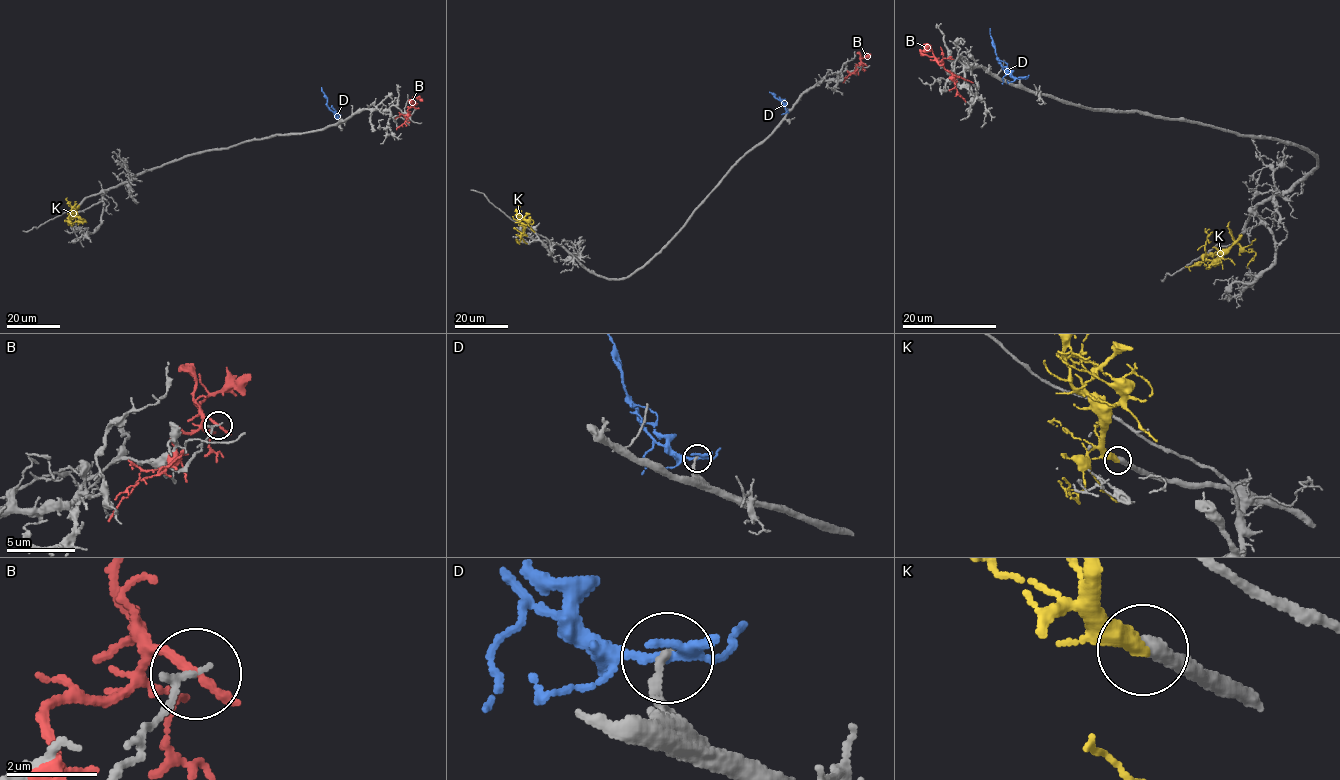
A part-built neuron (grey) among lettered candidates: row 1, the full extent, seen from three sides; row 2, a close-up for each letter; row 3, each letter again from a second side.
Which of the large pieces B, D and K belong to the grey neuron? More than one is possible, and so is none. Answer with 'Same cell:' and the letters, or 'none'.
Same cell: K

